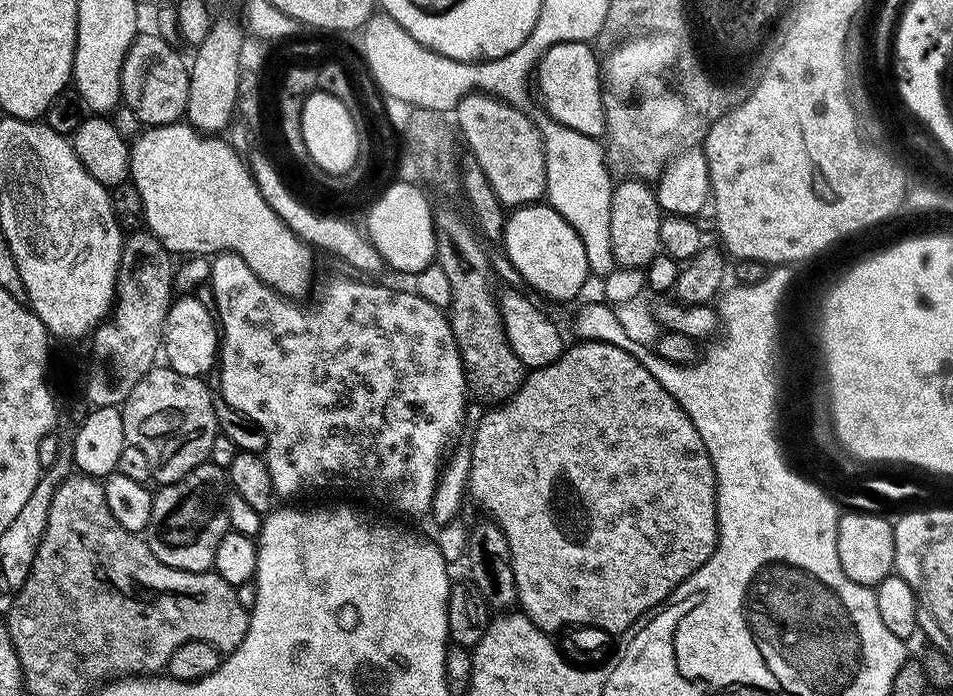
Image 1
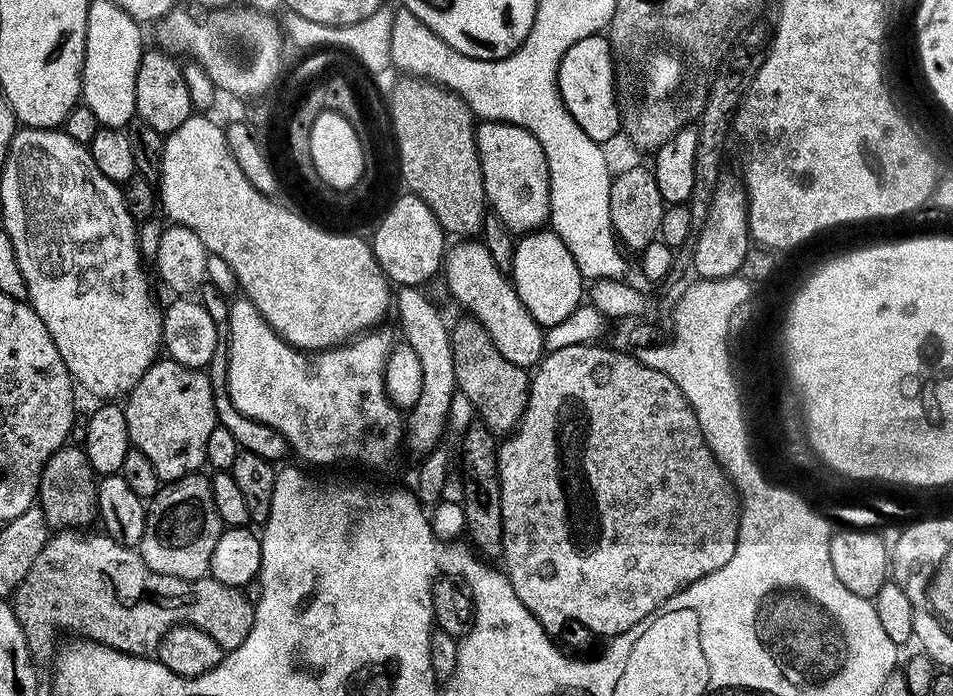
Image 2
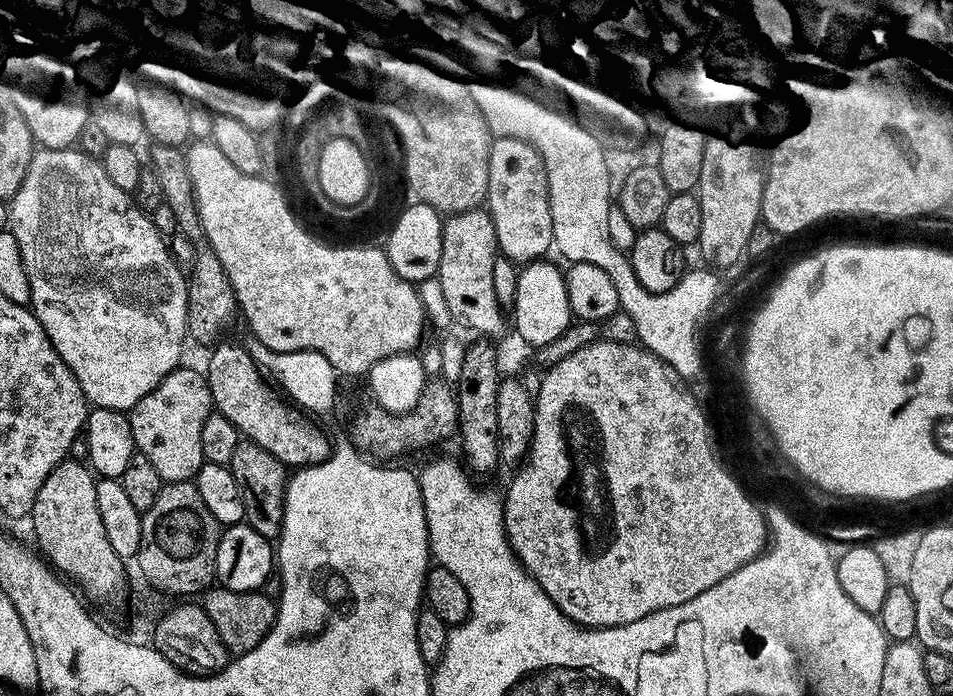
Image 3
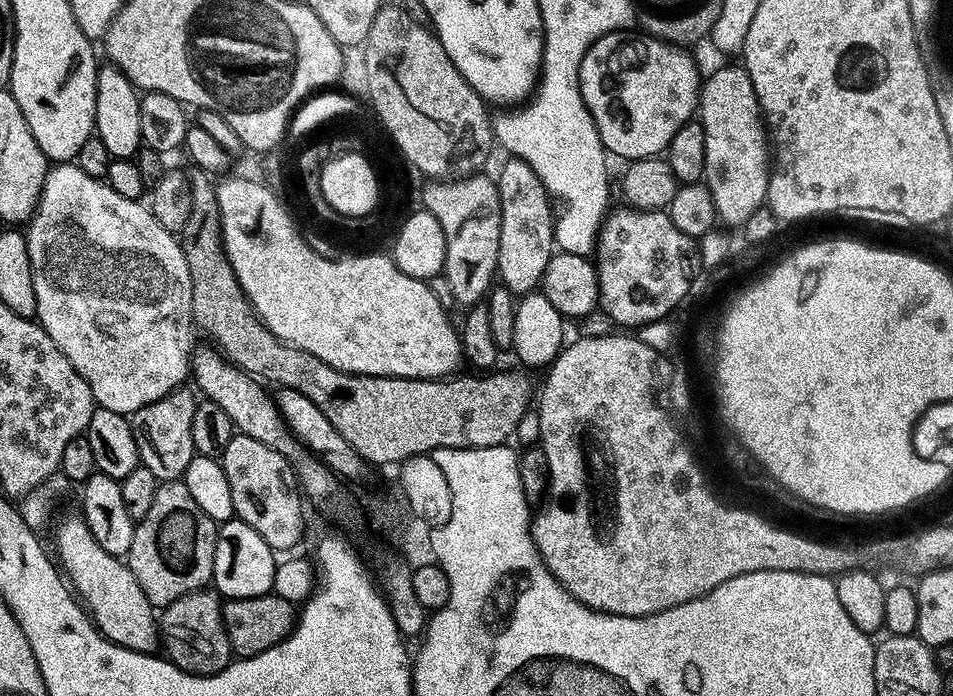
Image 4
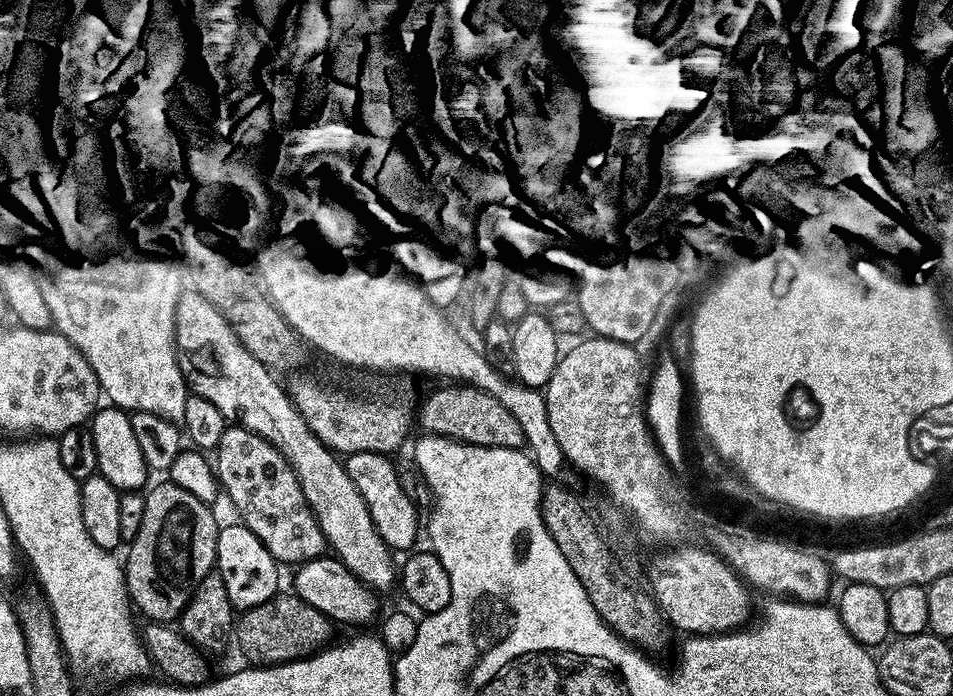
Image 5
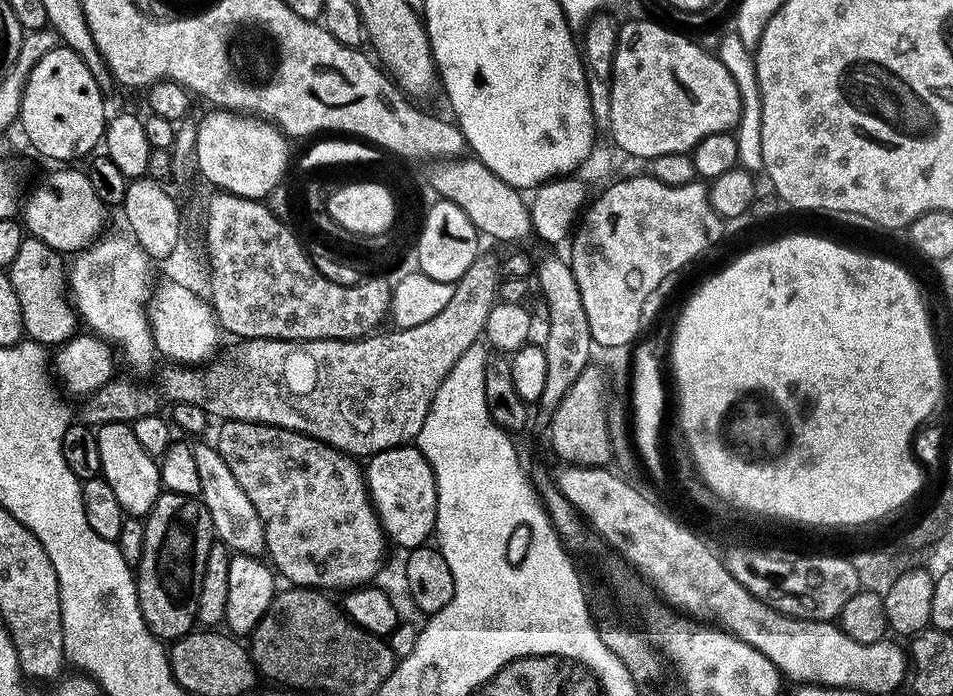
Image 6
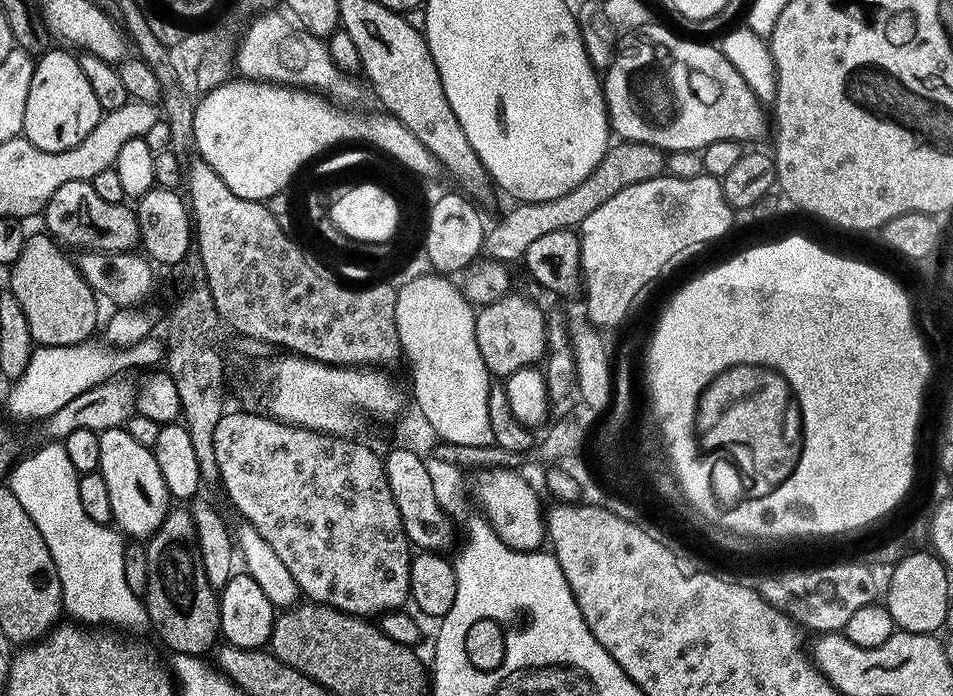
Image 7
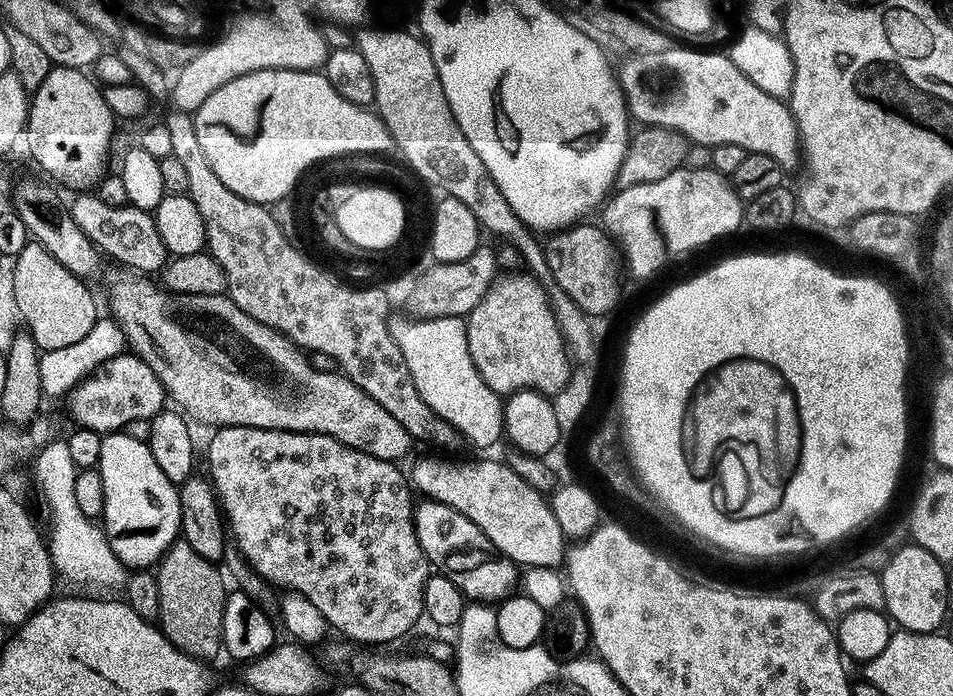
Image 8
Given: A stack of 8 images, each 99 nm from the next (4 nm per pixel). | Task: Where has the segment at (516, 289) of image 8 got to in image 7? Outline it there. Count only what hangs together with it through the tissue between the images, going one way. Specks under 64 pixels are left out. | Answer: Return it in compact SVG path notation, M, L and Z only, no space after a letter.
M509 294L493 304L485 304L476 313L476 341L493 377L506 378L514 370L539 365L545 359L546 316L523 295Z

